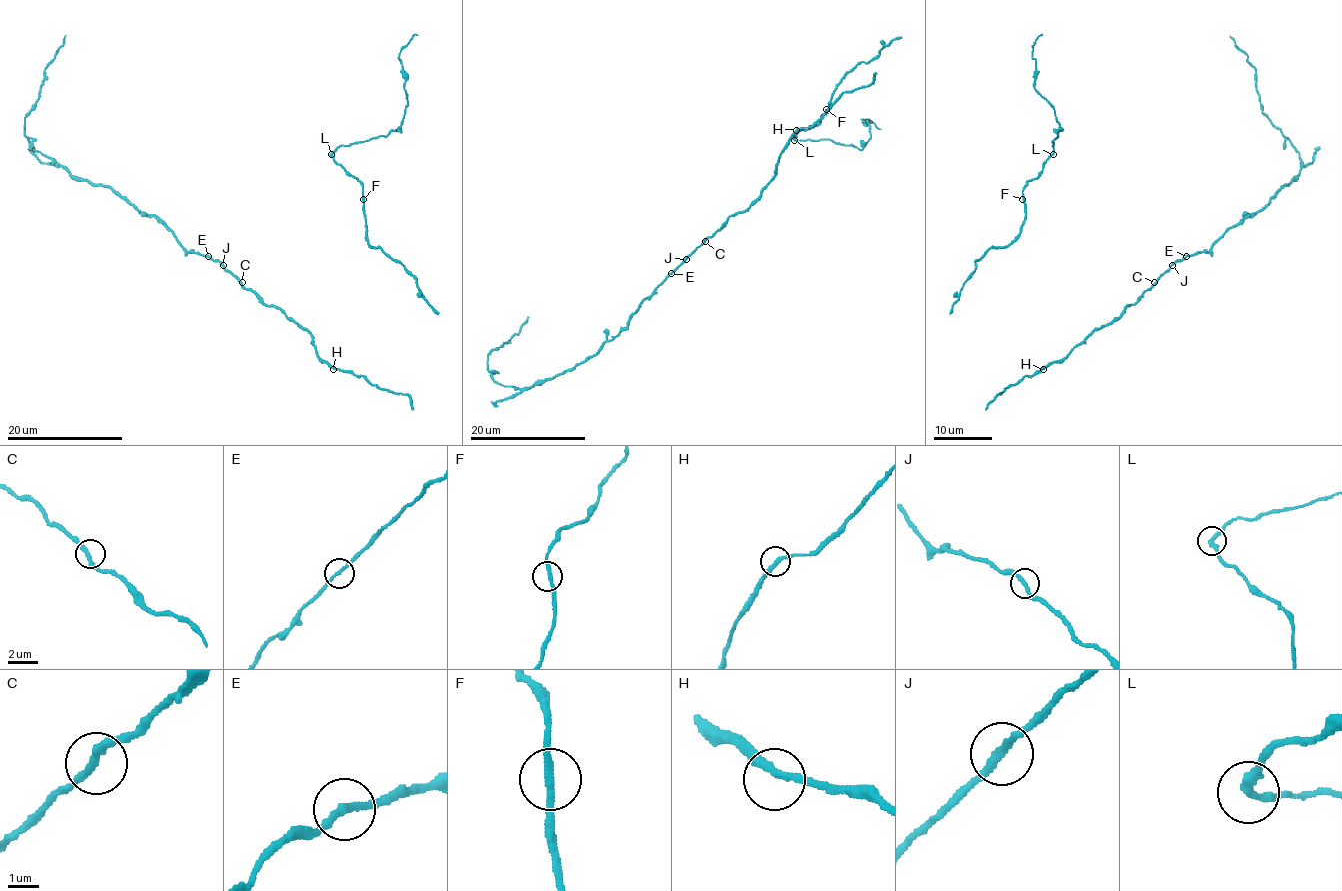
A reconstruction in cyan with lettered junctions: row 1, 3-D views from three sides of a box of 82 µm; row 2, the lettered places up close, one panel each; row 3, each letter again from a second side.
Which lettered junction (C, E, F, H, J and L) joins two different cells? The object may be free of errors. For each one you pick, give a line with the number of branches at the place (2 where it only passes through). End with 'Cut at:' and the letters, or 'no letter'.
L: branches 2
Cut at: L

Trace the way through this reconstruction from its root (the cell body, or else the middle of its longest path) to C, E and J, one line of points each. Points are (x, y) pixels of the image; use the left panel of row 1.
C: (334, 368), (318, 356), (313, 337), (278, 308), (268, 307), (242, 282)
E: (334, 368), (318, 356), (313, 337), (278, 308), (268, 307), (223, 265), (208, 256)
J: (334, 368), (318, 356), (313, 337), (278, 308), (268, 307), (223, 265)

